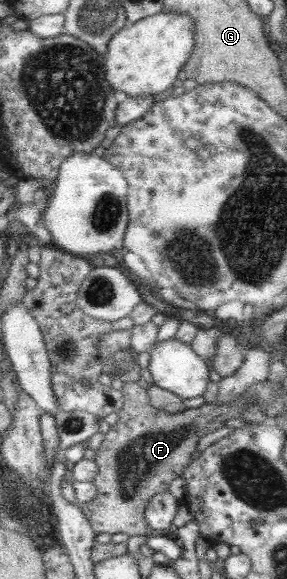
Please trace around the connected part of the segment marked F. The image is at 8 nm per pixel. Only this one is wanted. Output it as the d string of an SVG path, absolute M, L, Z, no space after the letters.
M128 381L123 383L121 390L124 393L125 403L119 410L119 421L109 428L101 445L90 454L99 466L99 473L93 478L93 483L98 487L98 496L89 503L79 503L85 517L92 523L95 535L98 532L118 534L124 532L129 536L156 536L163 532L151 529L145 519L145 504L154 494L166 491L170 481L179 476L189 463L192 462L190 454L194 452L201 436L220 429L226 420L238 418L241 409L246 409L247 402L243 396L236 394L235 400L224 405L213 405L205 402L195 409L184 409L172 414L154 408L148 400L147 390L137 383Z

